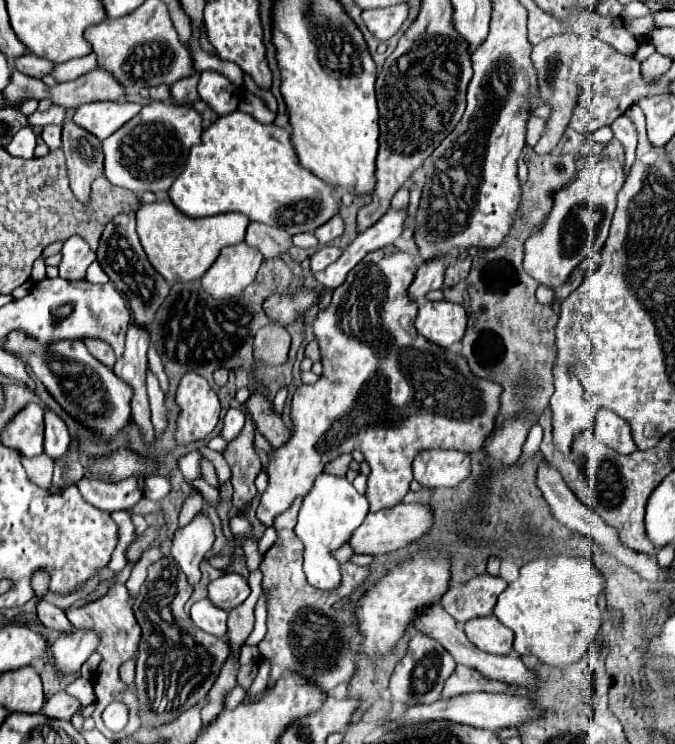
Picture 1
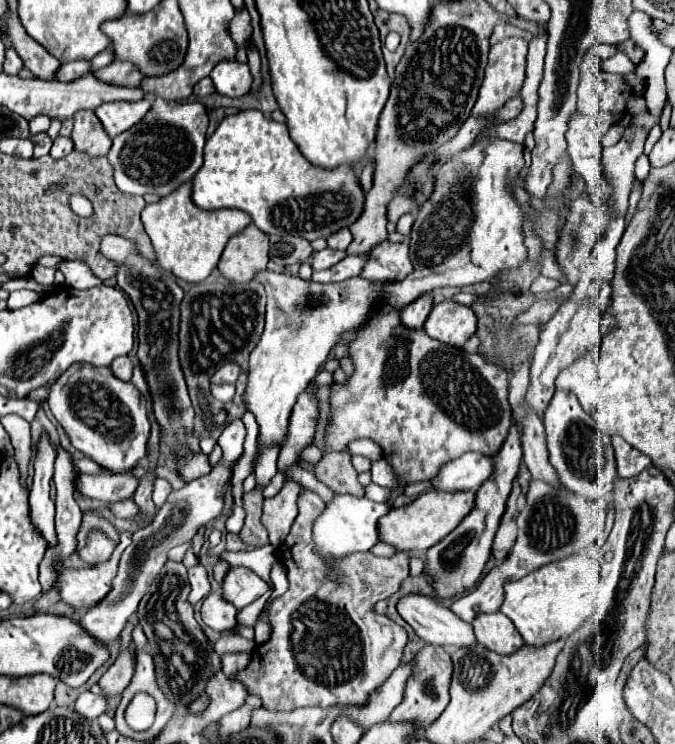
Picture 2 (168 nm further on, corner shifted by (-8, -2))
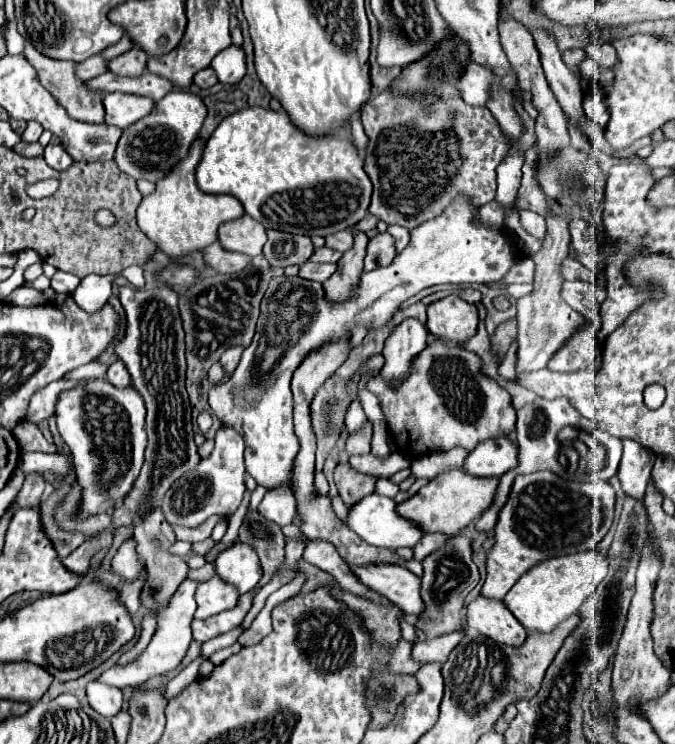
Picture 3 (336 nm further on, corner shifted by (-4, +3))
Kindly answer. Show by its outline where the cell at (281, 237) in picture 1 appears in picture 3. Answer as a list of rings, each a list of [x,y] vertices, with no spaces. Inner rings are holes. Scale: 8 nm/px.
[[[268,231],[268,241],[264,245],[264,257],[274,267],[288,267],[288,265],[302,265],[310,259],[314,247],[310,237],[292,235],[284,231]]]

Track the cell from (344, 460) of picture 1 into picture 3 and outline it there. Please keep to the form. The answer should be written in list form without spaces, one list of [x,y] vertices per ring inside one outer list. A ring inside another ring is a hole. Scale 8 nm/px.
[[[338,463],[334,469],[334,483],[338,487],[338,495],[342,497],[344,505],[350,507],[362,497],[374,493],[376,477],[362,475],[350,467],[350,463]]]

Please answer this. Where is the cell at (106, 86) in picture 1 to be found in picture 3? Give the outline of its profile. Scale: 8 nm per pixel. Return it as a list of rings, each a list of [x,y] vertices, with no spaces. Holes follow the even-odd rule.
[[[132,47],[130,51],[122,53],[120,57],[110,59],[108,61],[108,69],[114,75],[120,75],[120,77],[134,77],[134,75],[142,75],[144,73],[146,61],[148,61],[148,55],[140,47]]]

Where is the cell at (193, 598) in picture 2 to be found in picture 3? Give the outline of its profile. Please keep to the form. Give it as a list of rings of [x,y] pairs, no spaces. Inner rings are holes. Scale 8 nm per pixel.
[[[186,579],[180,589],[176,591],[176,595],[172,597],[168,609],[164,609],[160,615],[158,615],[158,629],[150,641],[150,645],[146,647],[146,651],[130,665],[126,667],[120,667],[120,665],[114,665],[112,669],[104,671],[98,681],[102,683],[108,683],[112,687],[138,687],[138,685],[144,685],[148,679],[156,677],[156,675],[164,675],[168,671],[172,671],[174,667],[180,665],[182,657],[186,655],[186,649],[192,641],[192,629],[190,629],[190,623],[194,619],[194,611],[196,611],[196,599],[194,599],[194,593],[196,593],[196,587],[200,585],[200,581],[196,579]]]

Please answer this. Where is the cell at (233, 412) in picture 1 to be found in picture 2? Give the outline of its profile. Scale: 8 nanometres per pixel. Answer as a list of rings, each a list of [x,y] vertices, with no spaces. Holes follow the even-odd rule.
[[[242,420],[230,422],[218,438],[218,444],[222,448],[220,462],[206,476],[200,476],[200,478],[188,482],[184,488],[174,490],[168,496],[168,500],[164,502],[164,506],[158,510],[154,522],[132,534],[132,544],[124,550],[124,554],[120,558],[120,566],[118,566],[118,574],[112,582],[112,590],[100,602],[90,606],[88,612],[80,620],[80,624],[88,632],[92,632],[92,636],[98,636],[100,642],[110,644],[112,640],[118,638],[126,620],[136,612],[138,602],[148,592],[152,580],[160,574],[164,562],[168,560],[168,550],[178,544],[192,542],[198,528],[206,526],[208,522],[216,520],[222,514],[224,494],[228,490],[232,466],[242,456],[244,438],[246,438],[246,428],[244,428]]]

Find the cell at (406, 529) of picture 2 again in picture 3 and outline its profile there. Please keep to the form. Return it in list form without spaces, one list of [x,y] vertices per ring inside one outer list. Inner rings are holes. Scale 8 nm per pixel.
[[[454,469],[448,473],[438,475],[438,479],[432,479],[428,485],[424,485],[414,497],[400,503],[396,507],[396,513],[404,519],[412,519],[424,533],[446,533],[454,535],[462,527],[470,525],[482,511],[486,511],[494,499],[498,479],[486,479],[486,477],[472,477],[466,475],[462,469]]]

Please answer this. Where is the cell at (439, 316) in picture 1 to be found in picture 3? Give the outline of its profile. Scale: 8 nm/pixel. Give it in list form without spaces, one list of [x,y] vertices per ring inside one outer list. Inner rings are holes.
[[[450,295],[428,305],[426,329],[444,341],[466,343],[476,335],[478,327],[478,309],[476,305]]]

